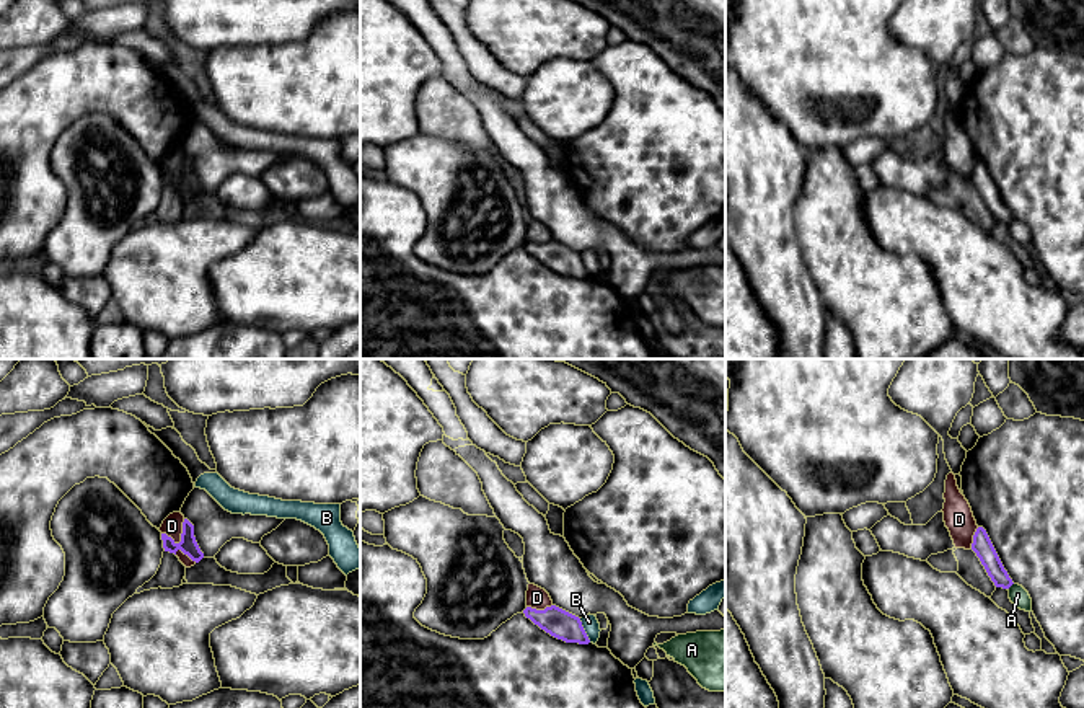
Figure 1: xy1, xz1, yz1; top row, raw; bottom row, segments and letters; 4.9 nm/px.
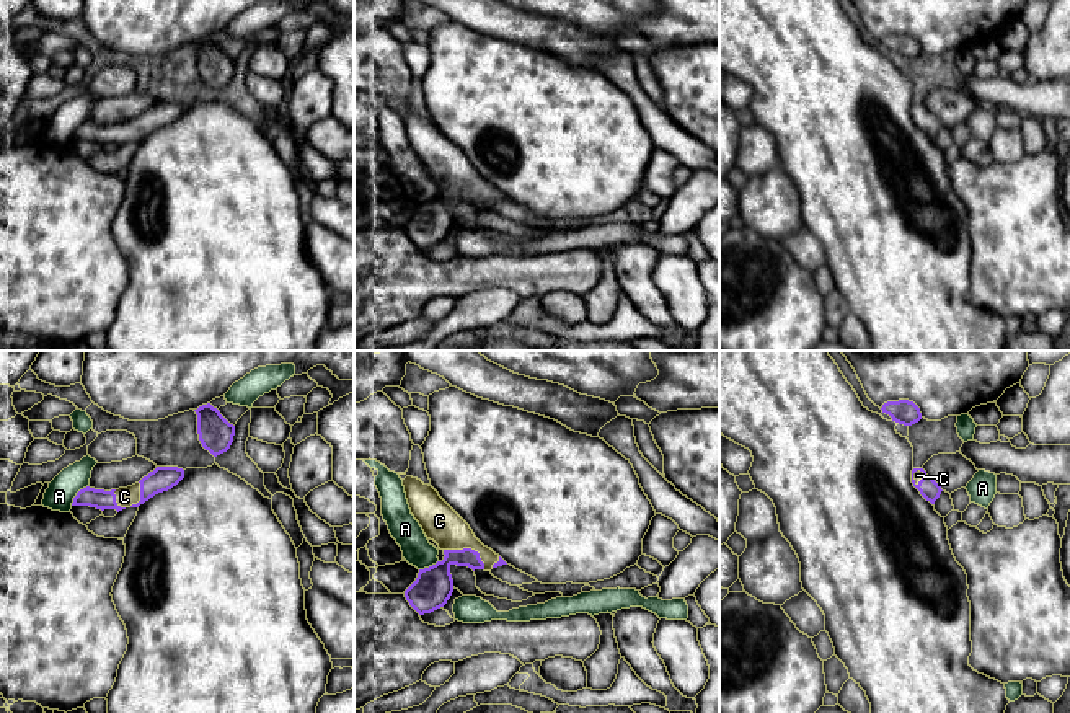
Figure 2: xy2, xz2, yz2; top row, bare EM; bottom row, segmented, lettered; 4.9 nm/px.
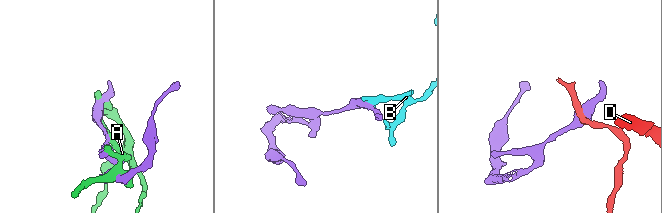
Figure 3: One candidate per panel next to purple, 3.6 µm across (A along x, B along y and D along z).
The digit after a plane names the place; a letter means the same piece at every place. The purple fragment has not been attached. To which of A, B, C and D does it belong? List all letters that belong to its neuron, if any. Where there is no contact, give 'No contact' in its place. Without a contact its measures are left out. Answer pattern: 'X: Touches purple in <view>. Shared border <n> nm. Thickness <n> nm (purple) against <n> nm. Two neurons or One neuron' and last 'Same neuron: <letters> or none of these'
A: Touches purple in xy2. Shared border 130 nm. Thickness 100 nm (purple) against 140 nm. Two neurons
B: Touches purple in xz1. Shared border 130 nm. Thickness 140 nm (purple) against 80 nm. Two neurons
C: Touches purple in xz2. Shared border 220 nm. Thickness 190 nm (purple) against 180 nm. One neuron
D: Touches purple in xy1. Shared border 140 nm. Thickness 90 nm (purple) against 100 nm. Two neurons
Same neuron: C

